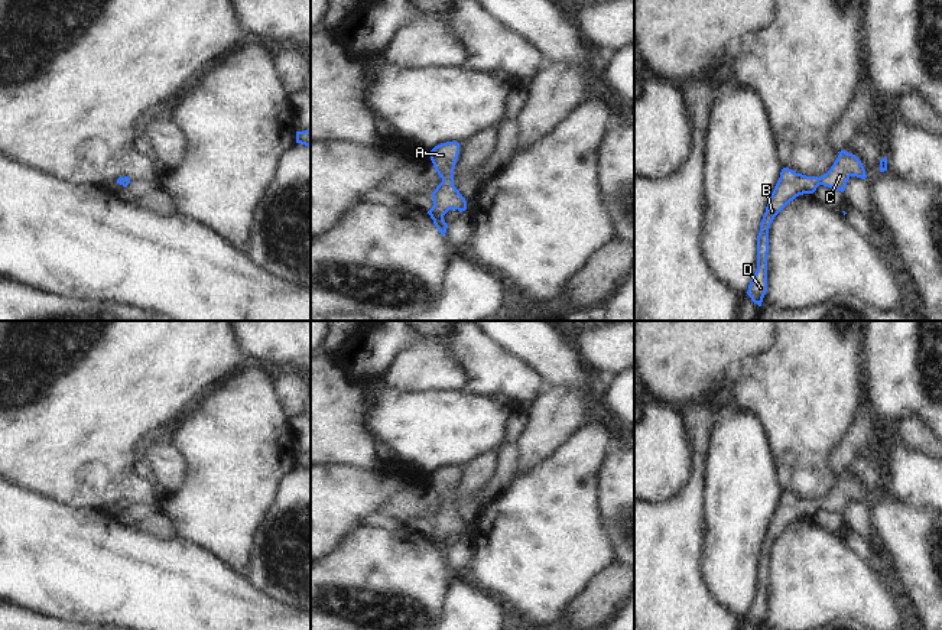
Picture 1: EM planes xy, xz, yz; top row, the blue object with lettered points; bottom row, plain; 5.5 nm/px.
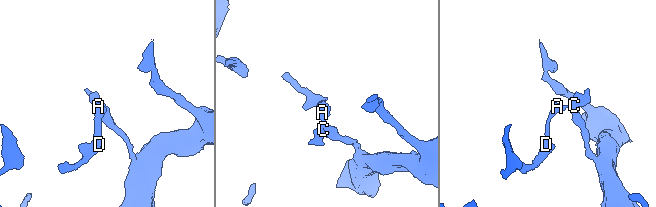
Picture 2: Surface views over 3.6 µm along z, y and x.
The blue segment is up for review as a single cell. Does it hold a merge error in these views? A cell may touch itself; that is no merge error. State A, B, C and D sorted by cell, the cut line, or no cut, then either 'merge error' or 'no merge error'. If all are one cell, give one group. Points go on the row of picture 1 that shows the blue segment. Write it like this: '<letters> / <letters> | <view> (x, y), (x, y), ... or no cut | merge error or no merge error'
A B C D | no cut | no merge error

